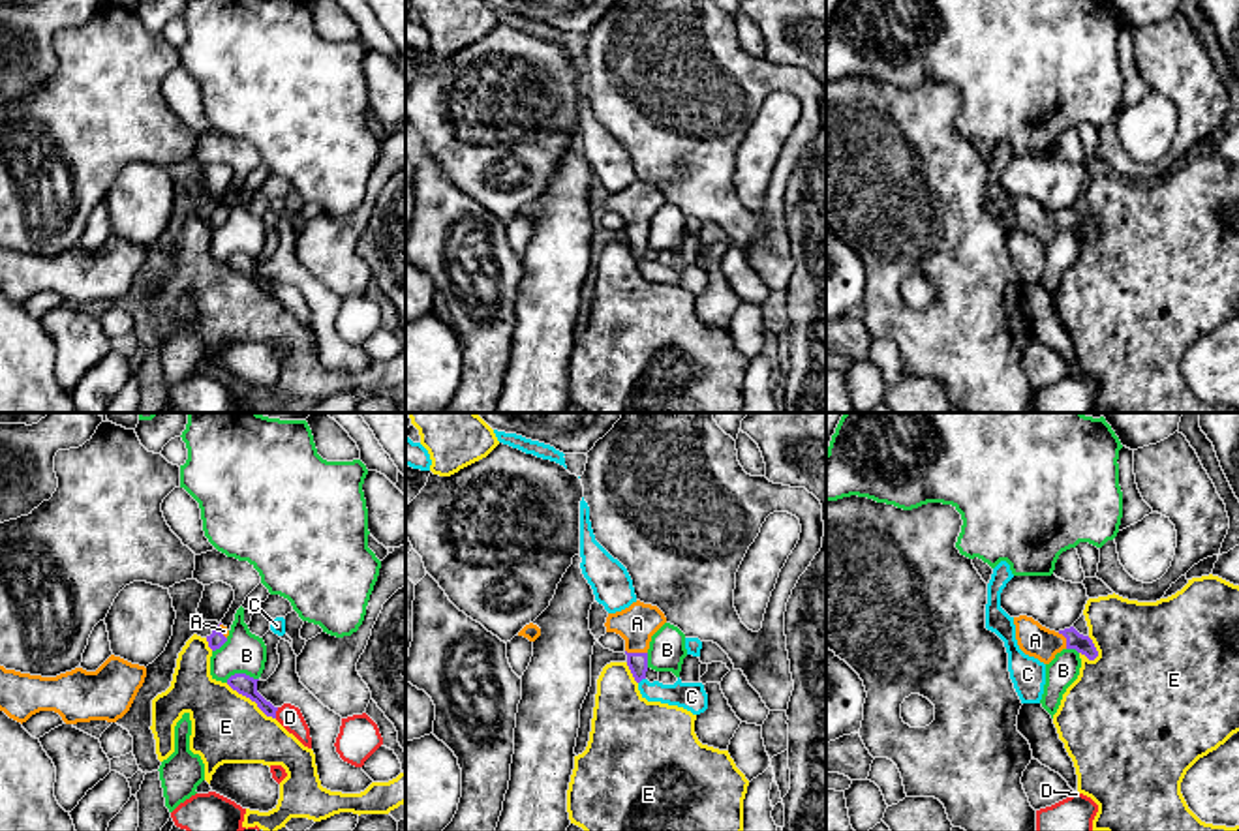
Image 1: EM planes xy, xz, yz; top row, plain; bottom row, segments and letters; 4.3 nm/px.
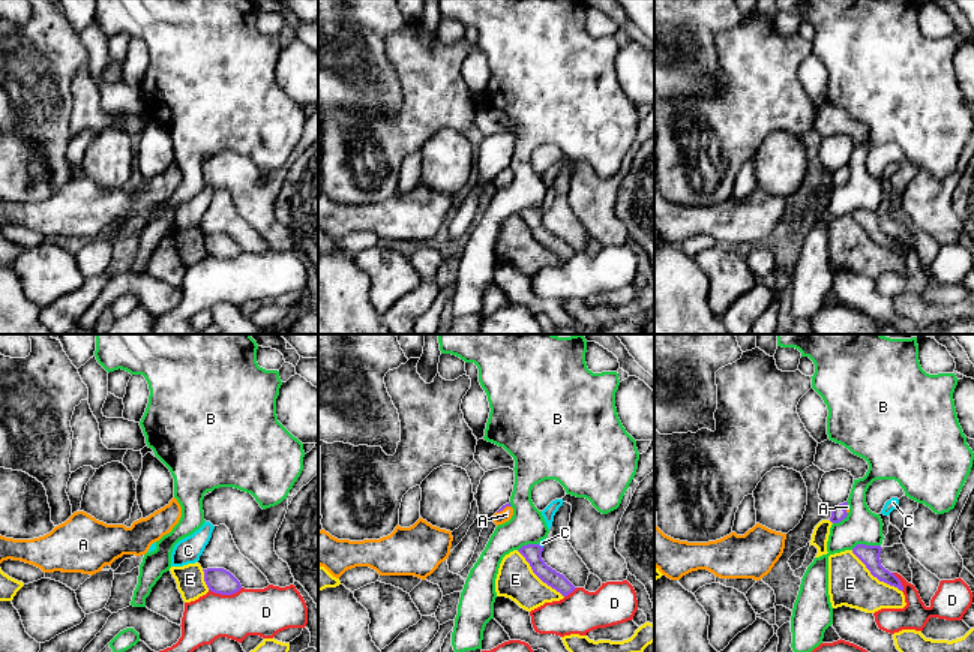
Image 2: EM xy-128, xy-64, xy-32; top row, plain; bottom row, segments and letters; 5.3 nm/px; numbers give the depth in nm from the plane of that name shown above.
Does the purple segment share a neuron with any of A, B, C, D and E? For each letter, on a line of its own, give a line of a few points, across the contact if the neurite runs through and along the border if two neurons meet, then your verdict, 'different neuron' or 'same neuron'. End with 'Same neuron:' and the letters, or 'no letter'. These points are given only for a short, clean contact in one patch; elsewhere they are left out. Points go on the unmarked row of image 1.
A: xz (637, 242), (637, 233), (637, 203) | same neuron
B: xy (258, 259), (246, 254), (233, 254), (226, 261) | different neuron
C: xz (644, 257), (639, 263) | different neuron
D: different neuron
E: different neuron
Same neuron: A

